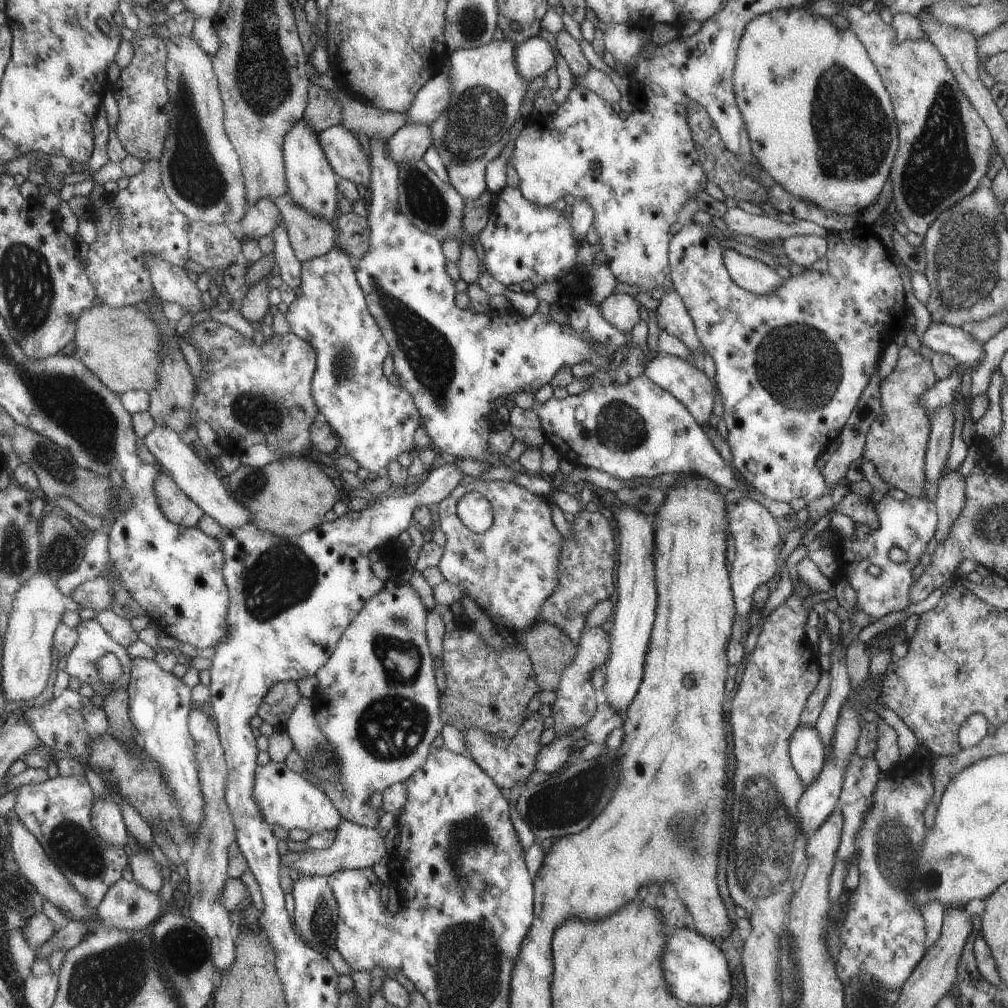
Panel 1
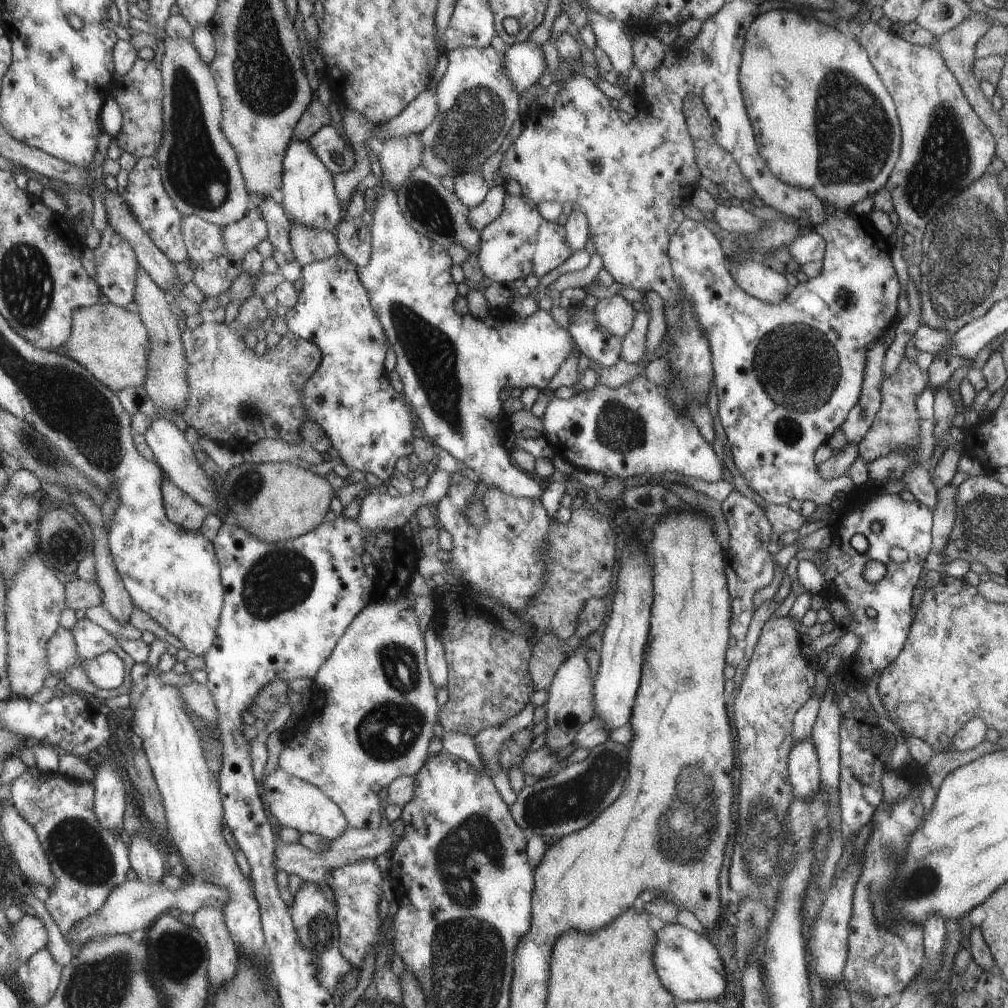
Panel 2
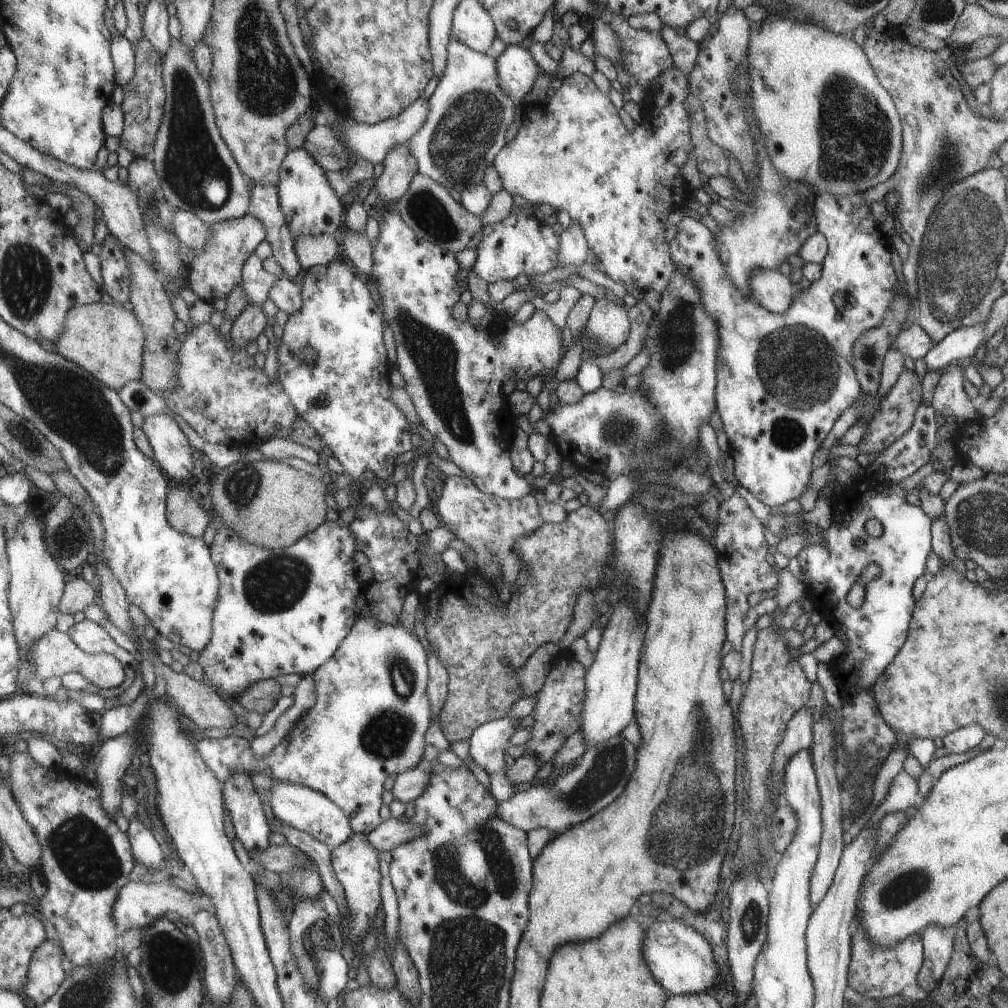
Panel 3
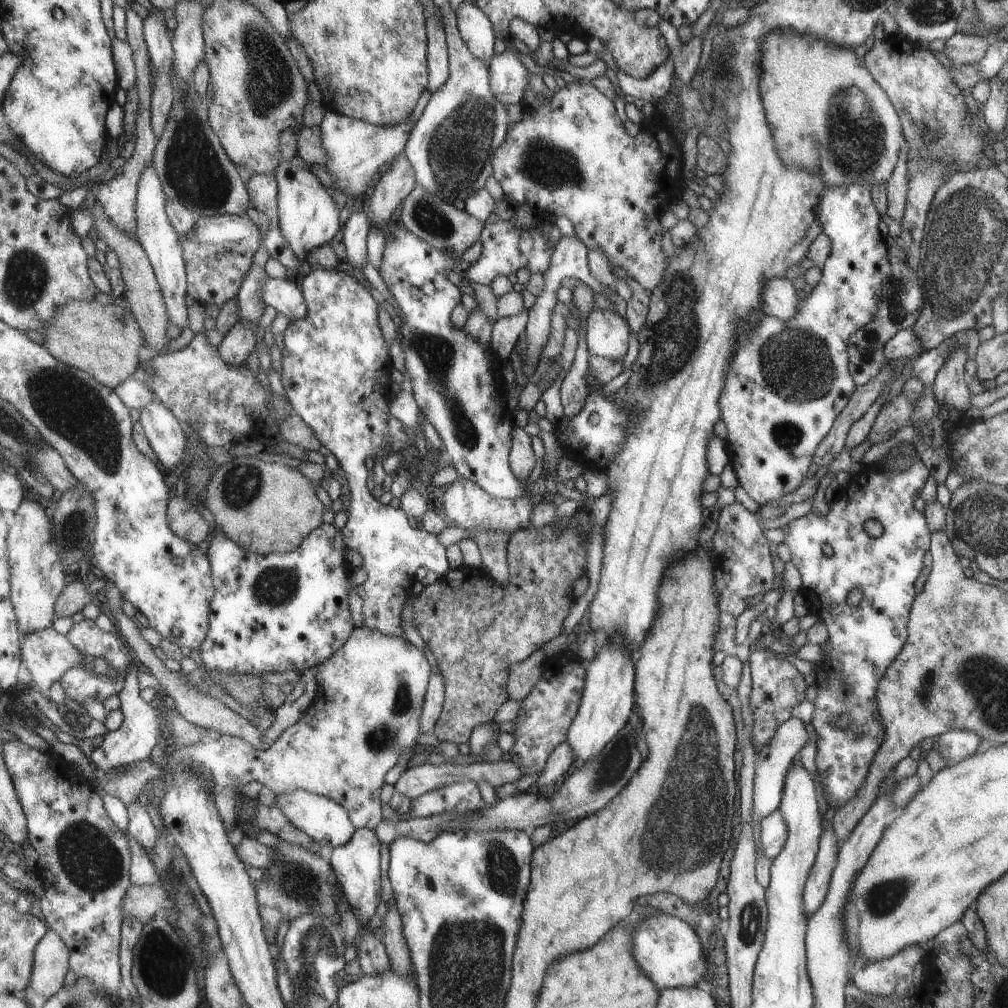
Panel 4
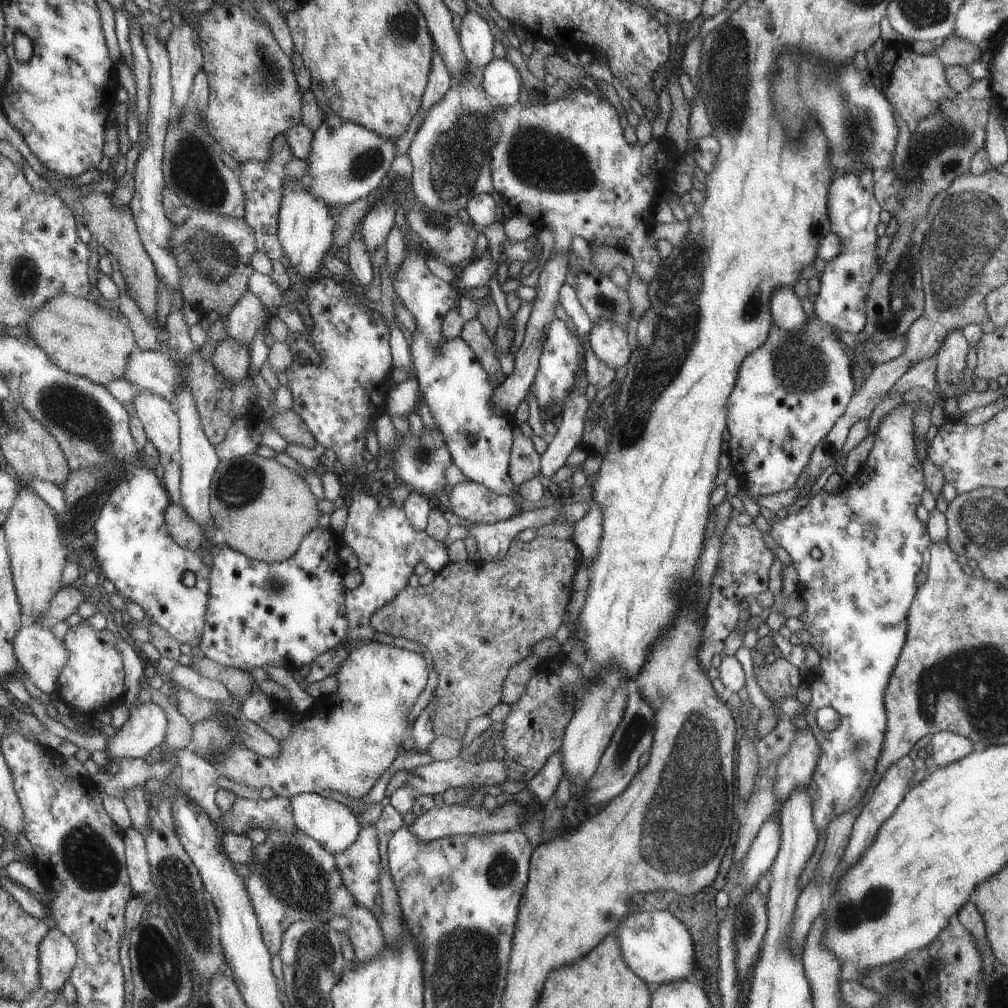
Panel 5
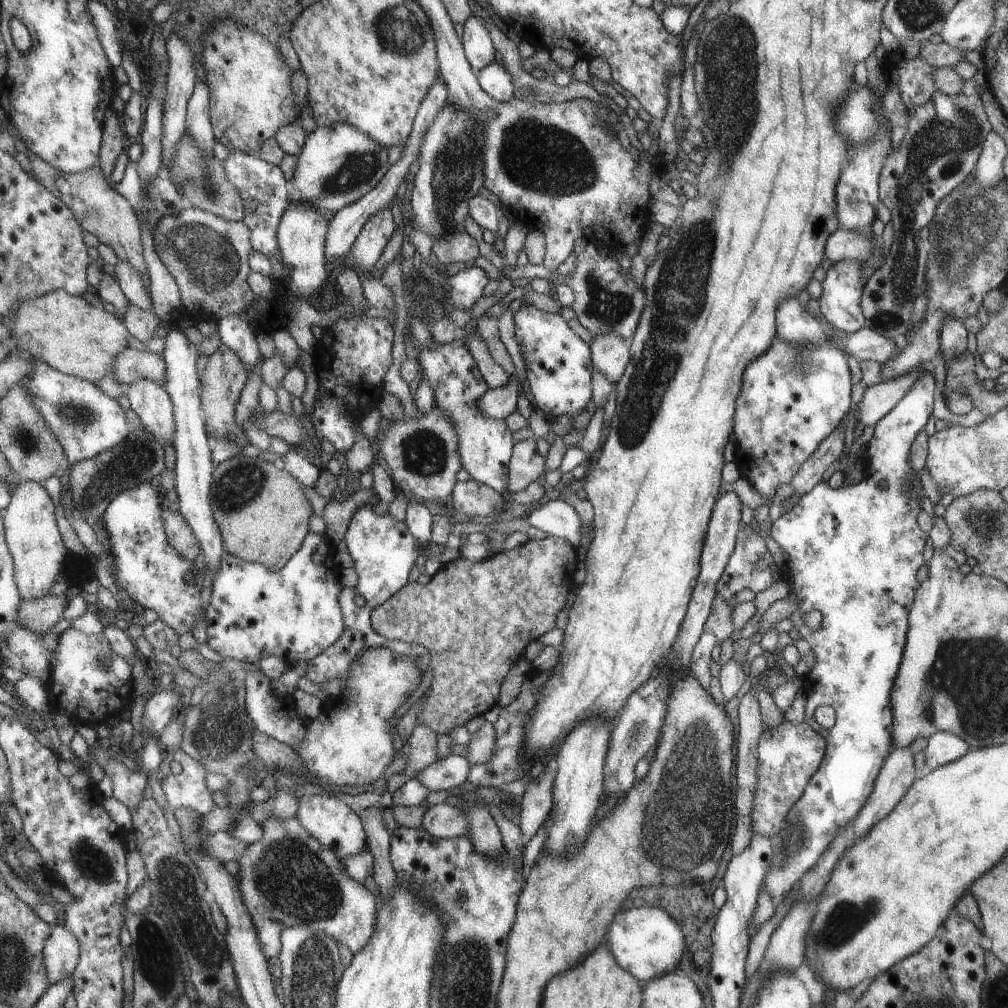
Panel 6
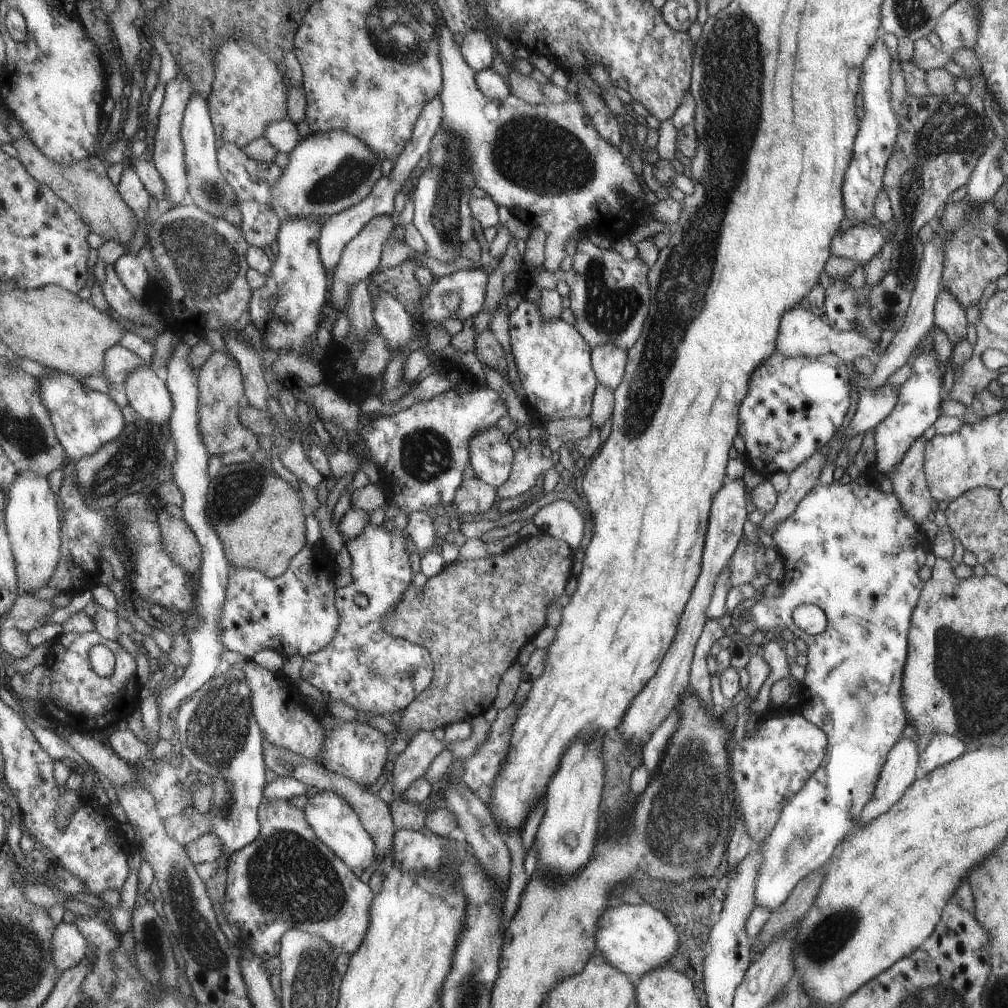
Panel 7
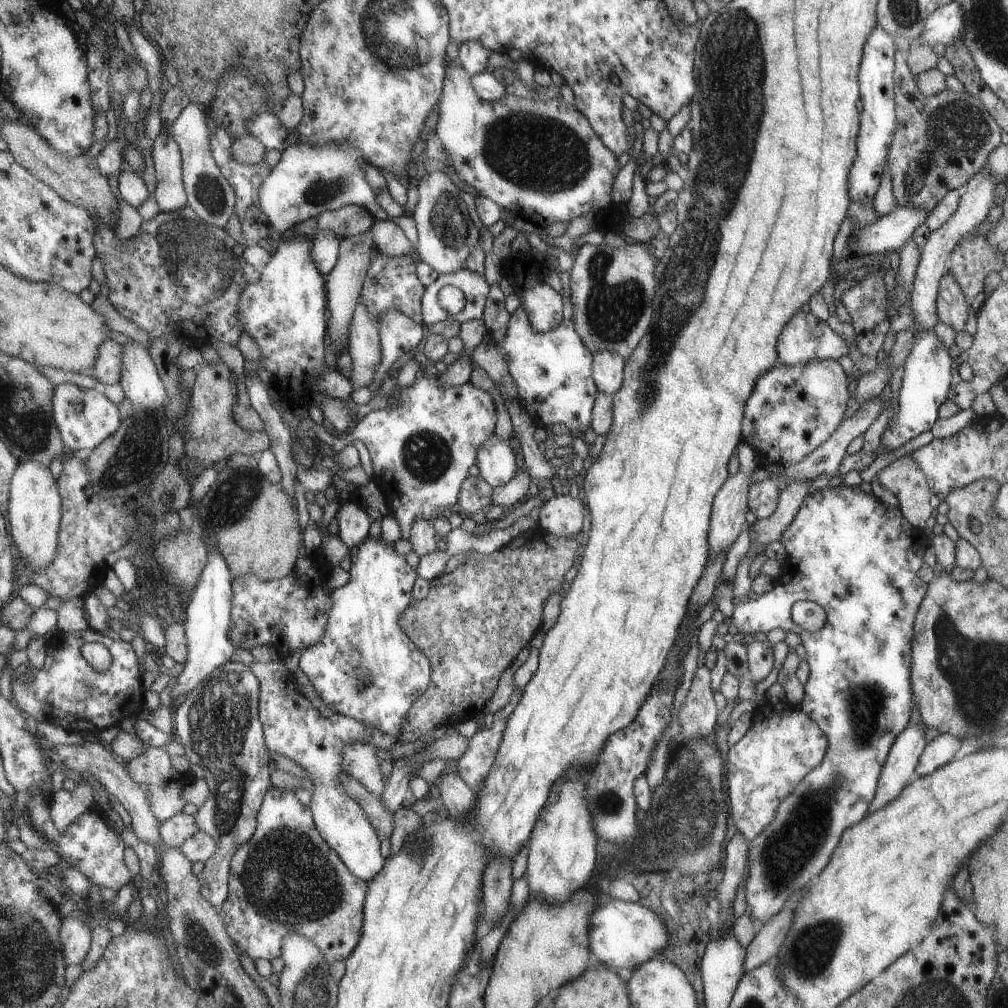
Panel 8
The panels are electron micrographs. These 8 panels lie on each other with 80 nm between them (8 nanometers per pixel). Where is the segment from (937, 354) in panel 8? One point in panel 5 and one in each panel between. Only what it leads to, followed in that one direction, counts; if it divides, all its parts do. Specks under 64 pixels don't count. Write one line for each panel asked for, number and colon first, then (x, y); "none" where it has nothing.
5: (856, 552)
6: (853, 551)
7: (919, 397)

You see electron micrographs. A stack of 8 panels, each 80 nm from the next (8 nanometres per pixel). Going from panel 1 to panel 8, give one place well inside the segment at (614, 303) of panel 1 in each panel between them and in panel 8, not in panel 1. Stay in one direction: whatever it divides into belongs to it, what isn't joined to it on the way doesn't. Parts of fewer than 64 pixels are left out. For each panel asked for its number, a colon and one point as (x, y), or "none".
2: (615, 313)
3: (608, 323)
4: (606, 332)
5: (607, 339)
6: (609, 352)
7: (608, 360)
8: (607, 365)

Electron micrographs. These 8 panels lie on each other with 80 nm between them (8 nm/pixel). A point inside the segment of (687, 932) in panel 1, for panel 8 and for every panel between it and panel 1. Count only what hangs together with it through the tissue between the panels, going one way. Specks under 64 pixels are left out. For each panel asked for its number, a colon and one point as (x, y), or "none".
2: (687, 963)
3: (680, 958)
4: (668, 951)
5: (655, 945)
6: (646, 941)
7: (634, 938)
8: (622, 934)

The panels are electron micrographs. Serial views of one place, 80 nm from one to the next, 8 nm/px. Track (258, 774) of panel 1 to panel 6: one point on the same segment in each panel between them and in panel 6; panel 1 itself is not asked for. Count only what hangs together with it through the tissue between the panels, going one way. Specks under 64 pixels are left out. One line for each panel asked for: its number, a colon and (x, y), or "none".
2: (292, 802)
3: (305, 809)
4: (325, 821)
5: (330, 823)
6: (326, 818)

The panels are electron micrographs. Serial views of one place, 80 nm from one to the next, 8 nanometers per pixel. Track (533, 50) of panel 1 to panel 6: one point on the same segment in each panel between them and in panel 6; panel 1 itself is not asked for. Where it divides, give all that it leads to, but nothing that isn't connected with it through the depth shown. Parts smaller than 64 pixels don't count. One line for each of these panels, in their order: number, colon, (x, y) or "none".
2: (525, 63)
3: (516, 71)
4: (508, 77)
5: (501, 80)
6: (494, 79)

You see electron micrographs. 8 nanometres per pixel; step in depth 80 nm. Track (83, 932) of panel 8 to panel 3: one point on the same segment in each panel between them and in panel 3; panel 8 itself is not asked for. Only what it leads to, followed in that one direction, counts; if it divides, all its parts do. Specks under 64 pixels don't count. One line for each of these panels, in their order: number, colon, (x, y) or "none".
3: (45, 976)
4: (52, 962)
5: (58, 953)
6: (62, 951)
7: (70, 947)

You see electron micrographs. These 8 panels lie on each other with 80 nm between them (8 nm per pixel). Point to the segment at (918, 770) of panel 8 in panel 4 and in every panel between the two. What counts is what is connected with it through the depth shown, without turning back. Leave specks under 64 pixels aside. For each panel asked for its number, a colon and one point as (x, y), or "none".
4: (955, 745)
5: (944, 747)
6: (942, 747)
7: (941, 748)

